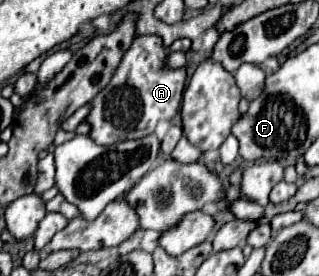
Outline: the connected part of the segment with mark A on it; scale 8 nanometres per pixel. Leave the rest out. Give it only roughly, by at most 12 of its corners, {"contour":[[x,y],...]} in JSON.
{"contour":[[136,35],[90,101],[90,139],[150,135],[180,113],[186,69]]}

